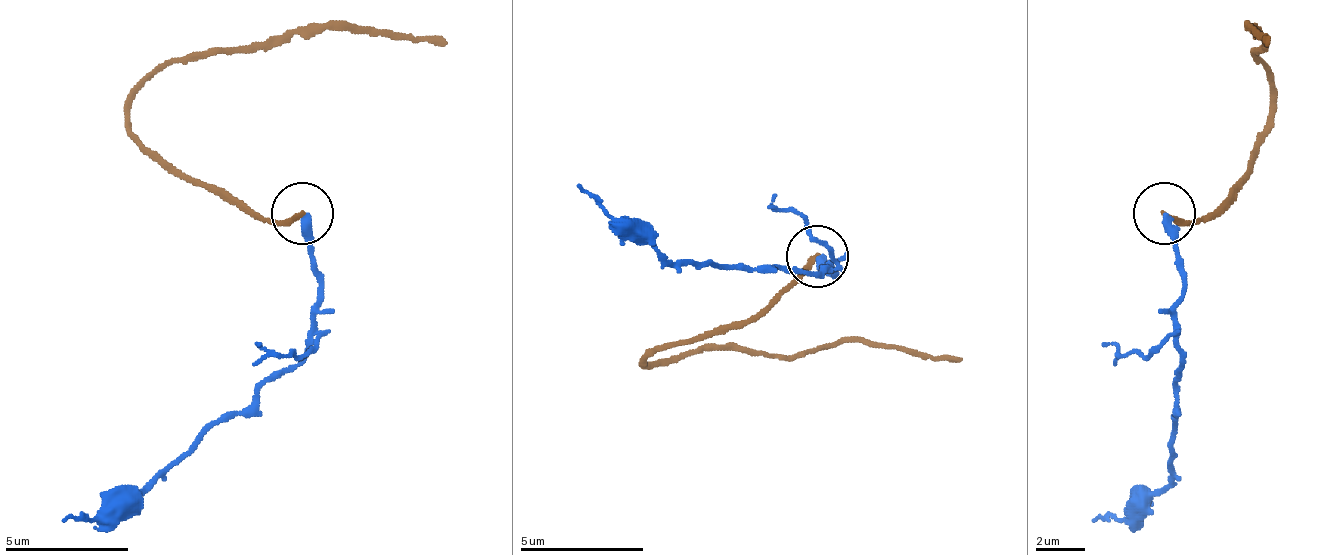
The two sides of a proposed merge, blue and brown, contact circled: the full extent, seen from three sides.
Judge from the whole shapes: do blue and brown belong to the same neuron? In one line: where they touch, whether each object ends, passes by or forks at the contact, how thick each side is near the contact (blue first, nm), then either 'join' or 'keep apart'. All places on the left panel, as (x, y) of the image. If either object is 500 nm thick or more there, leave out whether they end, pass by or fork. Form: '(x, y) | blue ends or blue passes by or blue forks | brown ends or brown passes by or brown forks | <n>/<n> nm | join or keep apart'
(302, 213) | blue ends | brown ends | 360/200 nm | keep apart

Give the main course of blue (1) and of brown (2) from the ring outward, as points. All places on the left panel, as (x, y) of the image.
1: (303, 214), (316, 277), (303, 357), (148, 481), (92, 519), (61, 519)
2: (303, 214), (266, 221), (229, 190), (179, 177), (129, 128), (129, 97), (179, 59), (328, 28), (446, 47)

